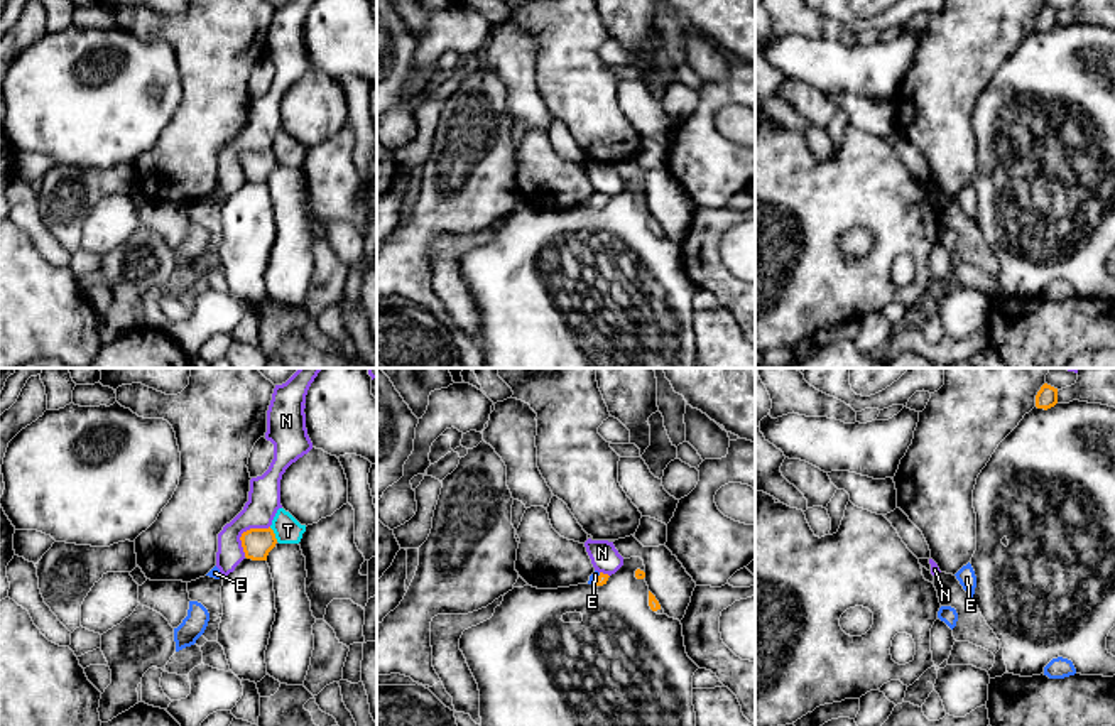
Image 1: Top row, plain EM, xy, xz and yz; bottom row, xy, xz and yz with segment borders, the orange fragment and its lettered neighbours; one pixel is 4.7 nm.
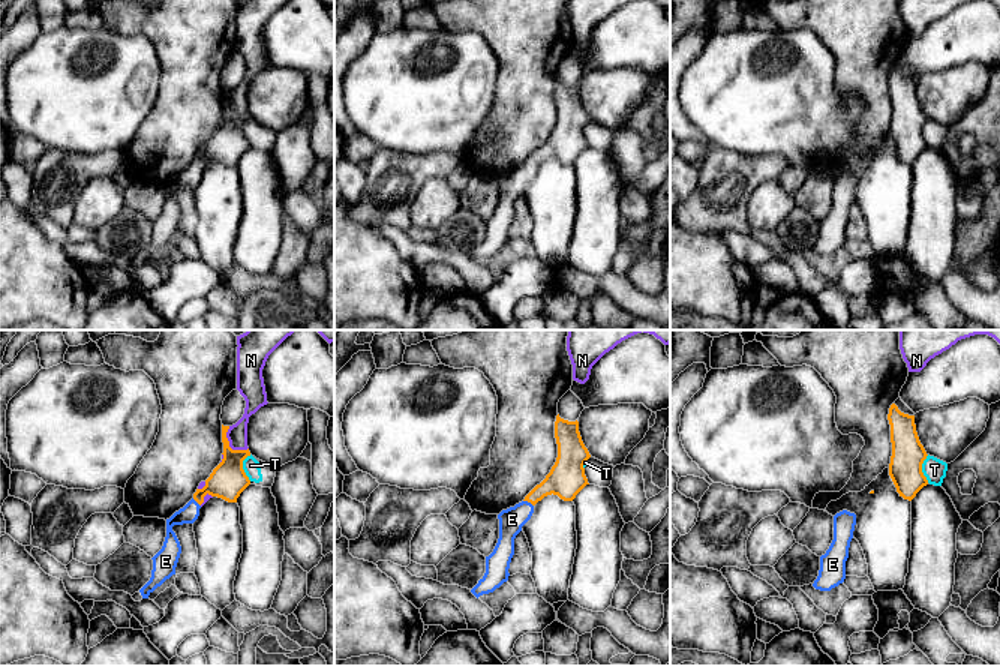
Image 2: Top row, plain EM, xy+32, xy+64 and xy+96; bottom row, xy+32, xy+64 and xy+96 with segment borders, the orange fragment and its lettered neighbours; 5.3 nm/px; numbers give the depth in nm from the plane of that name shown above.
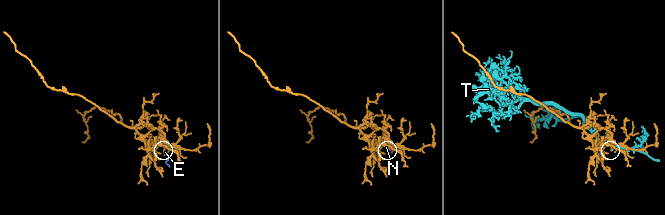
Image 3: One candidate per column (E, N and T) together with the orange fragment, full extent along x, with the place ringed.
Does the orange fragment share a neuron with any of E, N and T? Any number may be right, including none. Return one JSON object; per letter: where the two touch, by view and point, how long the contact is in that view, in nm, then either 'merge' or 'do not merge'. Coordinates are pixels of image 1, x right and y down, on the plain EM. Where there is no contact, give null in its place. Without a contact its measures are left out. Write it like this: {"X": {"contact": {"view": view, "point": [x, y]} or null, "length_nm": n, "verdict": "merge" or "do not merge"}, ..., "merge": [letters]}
{"E": {"contact": {"view": "xz", "point": [598, 200]}, "length_nm": 70, "verdict": "merge"}, "N": {"contact": {"view": "xy", "point": [244, 154]}, "length_nm": 200, "verdict": "do not merge"}, "T": {"contact": {"view": "xy", "point": [274, 156]}, "length_nm": 80, "verdict": "do not merge"}, "merge": ["E"]}

